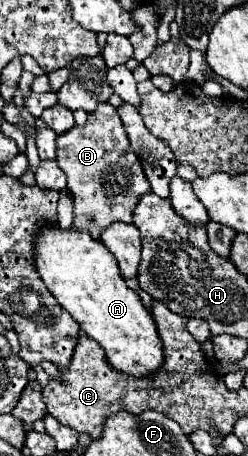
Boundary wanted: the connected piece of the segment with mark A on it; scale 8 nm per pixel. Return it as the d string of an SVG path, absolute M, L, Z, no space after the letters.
M43 228L37 236L35 246L35 260L37 260L37 272L41 280L47 284L49 292L55 296L55 300L77 320L81 330L95 342L101 344L101 348L107 354L107 360L119 368L121 372L129 376L149 376L153 370L161 368L161 362L165 362L165 352L161 346L161 338L157 334L157 326L153 316L143 306L137 292L127 288L125 278L117 270L117 262L113 254L103 246L103 242L93 240L85 230L61 230L61 228Z

